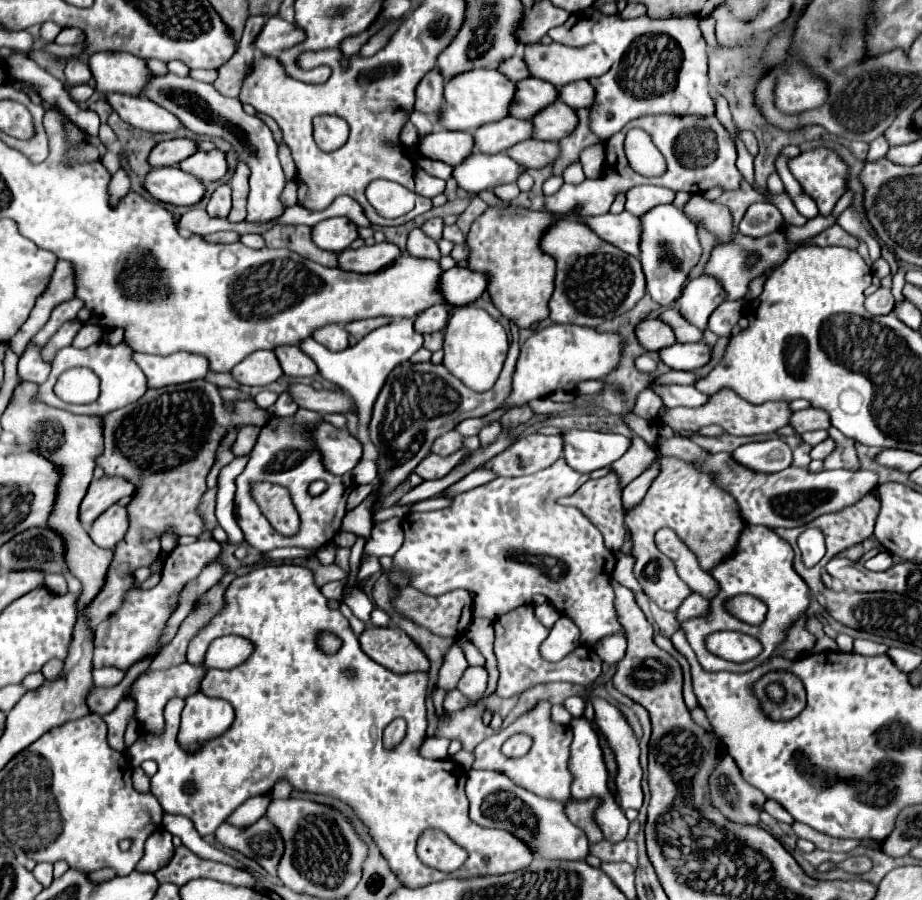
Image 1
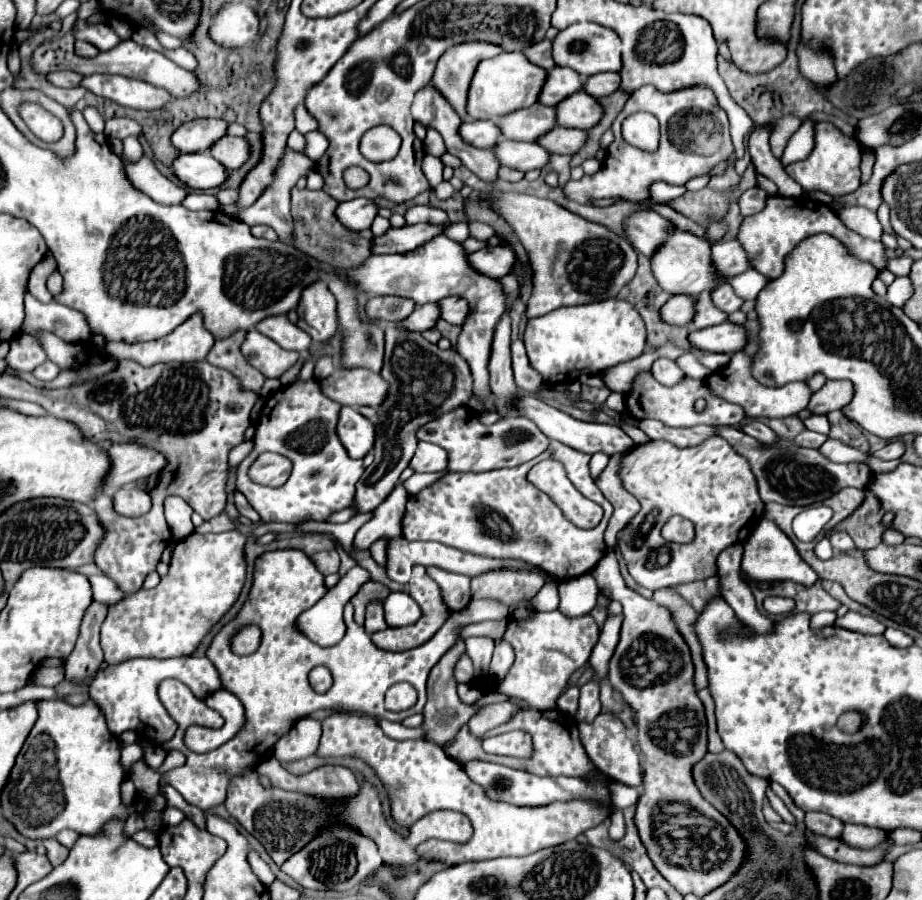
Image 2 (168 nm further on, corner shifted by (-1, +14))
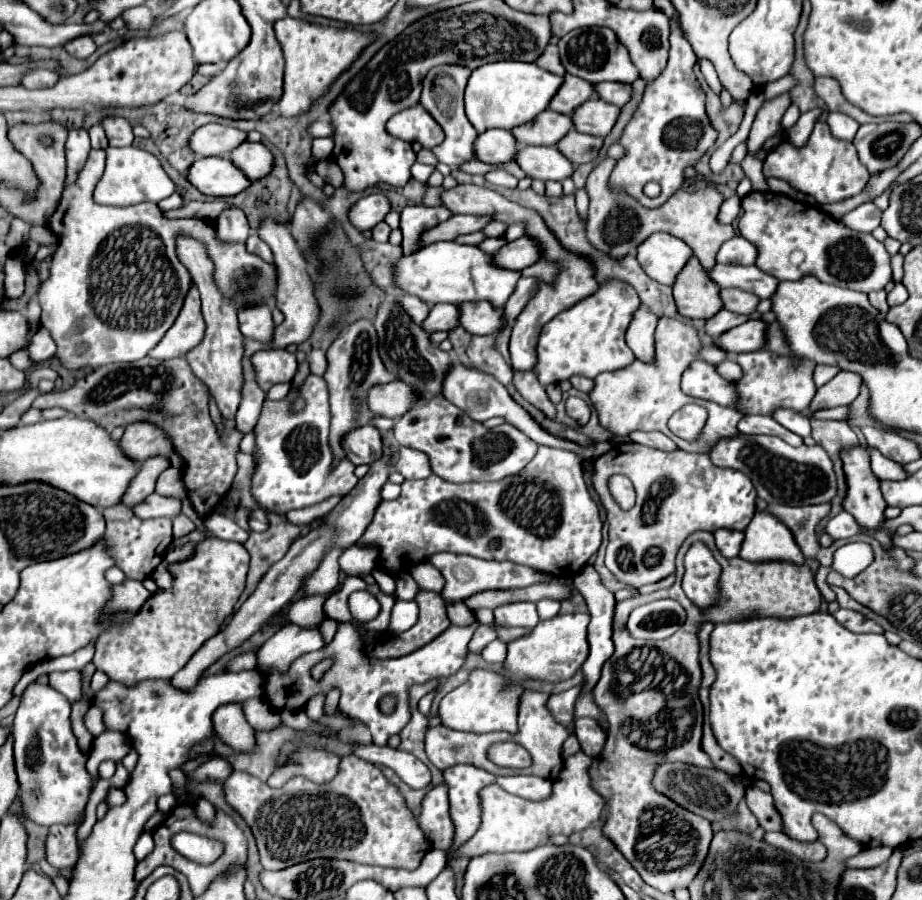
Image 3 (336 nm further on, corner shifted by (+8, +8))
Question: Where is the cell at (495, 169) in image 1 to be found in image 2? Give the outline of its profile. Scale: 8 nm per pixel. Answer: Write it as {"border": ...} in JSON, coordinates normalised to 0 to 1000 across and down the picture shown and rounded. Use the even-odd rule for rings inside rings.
{"border":[[[543,156],[539,167],[535,167],[546,184],[574,191],[574,189],[587,189],[595,182],[598,171],[580,160],[580,158],[559,158],[559,156]]]}

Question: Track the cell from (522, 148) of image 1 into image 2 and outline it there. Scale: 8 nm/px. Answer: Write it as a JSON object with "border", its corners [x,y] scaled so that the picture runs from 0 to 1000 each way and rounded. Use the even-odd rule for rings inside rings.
{"border":[[[604,140],[595,151],[587,151],[585,160],[591,160],[598,171],[626,171],[637,158],[637,147],[634,144],[624,144],[624,142],[611,142]]]}

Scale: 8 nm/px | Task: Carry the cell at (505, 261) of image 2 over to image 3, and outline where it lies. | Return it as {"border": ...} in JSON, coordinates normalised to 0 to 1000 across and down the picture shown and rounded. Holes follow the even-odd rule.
{"border":[[[573,262],[547,271],[534,284],[534,291],[538,291],[538,296],[547,296],[549,300],[568,300],[570,296],[577,296],[584,289],[586,289],[586,276]]]}

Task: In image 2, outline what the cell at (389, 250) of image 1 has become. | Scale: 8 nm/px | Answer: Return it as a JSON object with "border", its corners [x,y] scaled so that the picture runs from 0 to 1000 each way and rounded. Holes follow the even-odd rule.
{"border":[[[450,249],[450,251],[437,251],[437,253],[422,253],[415,262],[405,264],[405,282],[439,282],[448,280],[450,276],[463,271],[472,262],[480,260],[480,256],[487,251],[483,249]]]}

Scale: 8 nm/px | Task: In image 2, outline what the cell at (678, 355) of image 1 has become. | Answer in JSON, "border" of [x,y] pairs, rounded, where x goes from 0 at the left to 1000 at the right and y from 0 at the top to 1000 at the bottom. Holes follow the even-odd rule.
{"border":[[[784,358],[762,367],[752,367],[747,371],[749,382],[765,391],[791,391],[797,393],[810,382],[810,367],[804,360]]]}

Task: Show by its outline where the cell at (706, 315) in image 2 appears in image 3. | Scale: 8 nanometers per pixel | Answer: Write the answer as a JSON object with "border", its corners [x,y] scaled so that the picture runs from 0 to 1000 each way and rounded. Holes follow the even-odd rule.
{"border":[[[781,344],[781,349],[774,349],[772,353],[766,356],[764,369],[766,369],[768,373],[777,373],[777,371],[783,371],[783,369],[787,369],[787,367],[792,367],[792,364],[809,358],[809,356],[811,356],[809,351],[800,351],[800,349],[796,349],[796,347]]]}

